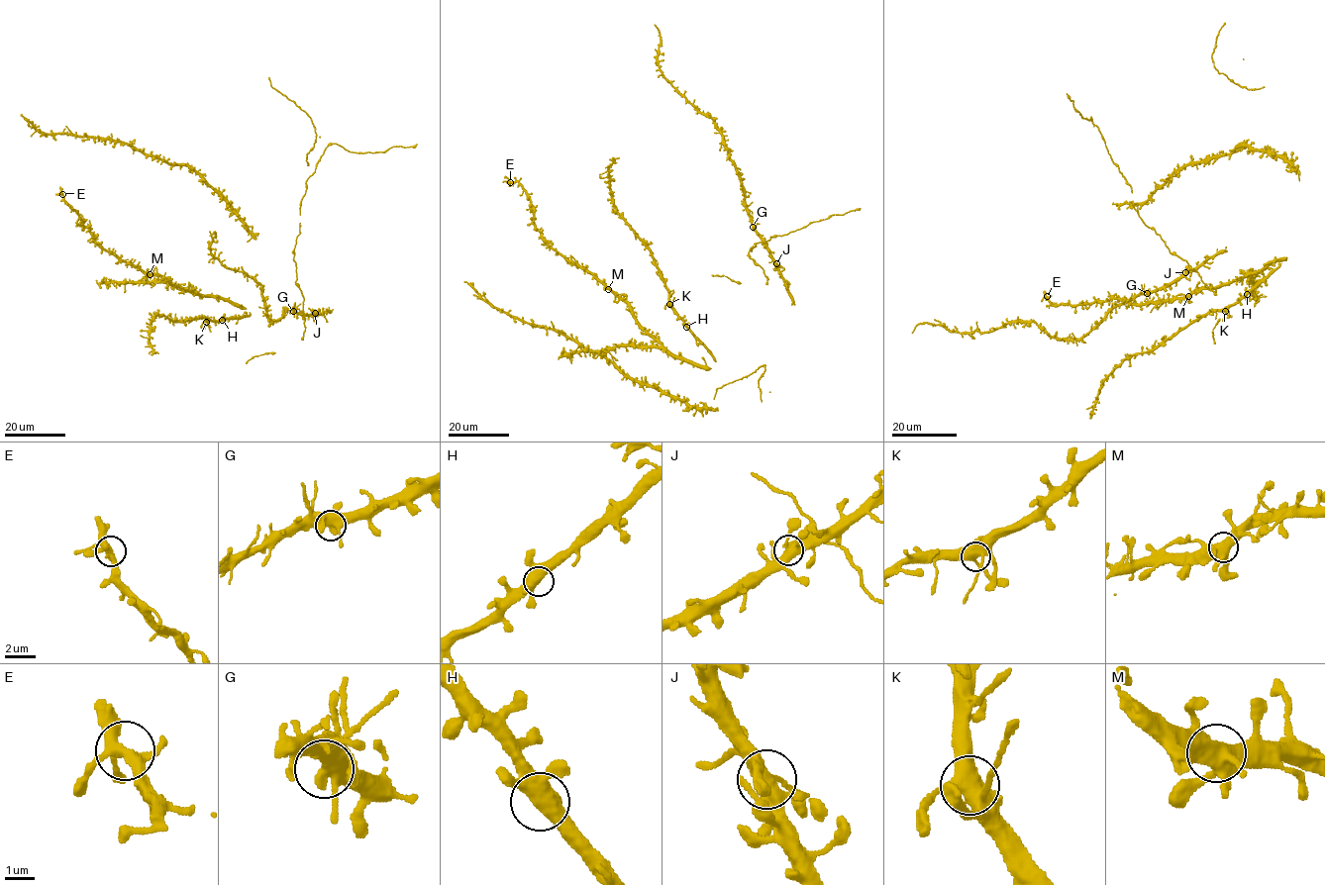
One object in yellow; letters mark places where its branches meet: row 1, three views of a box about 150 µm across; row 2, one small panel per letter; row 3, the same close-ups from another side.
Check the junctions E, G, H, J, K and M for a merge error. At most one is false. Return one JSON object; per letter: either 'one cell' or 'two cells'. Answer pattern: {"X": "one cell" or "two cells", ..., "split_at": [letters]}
{"E": "one cell", "G": "one cell", "H": "one cell", "J": "one cell", "K": "one cell", "M": "one cell", "split_at": []}

